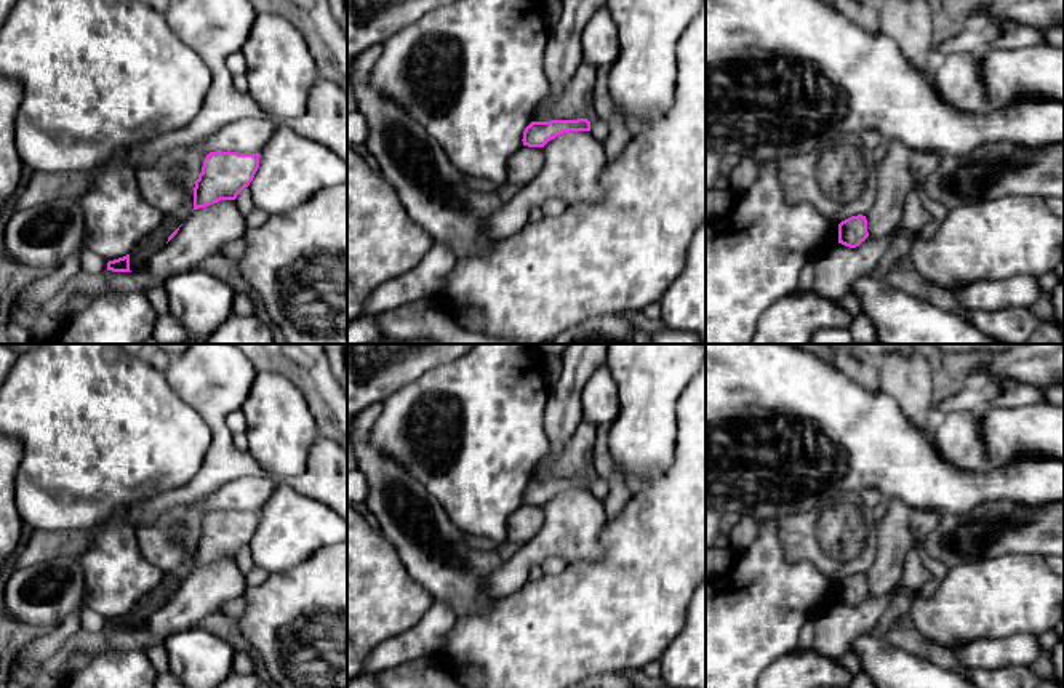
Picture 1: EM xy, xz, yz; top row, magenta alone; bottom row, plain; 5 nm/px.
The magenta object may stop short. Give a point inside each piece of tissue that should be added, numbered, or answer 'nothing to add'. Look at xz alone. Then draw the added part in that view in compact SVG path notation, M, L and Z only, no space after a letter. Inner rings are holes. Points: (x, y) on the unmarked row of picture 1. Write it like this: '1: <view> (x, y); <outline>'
nothing to add

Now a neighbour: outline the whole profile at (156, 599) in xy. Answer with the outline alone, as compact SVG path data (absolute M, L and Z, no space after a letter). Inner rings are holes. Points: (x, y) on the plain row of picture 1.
M189 547L186 560L176 570L163 573L162 582L133 606L130 629L144 630L147 618L166 603L168 595L189 576L192 568L194 547Z

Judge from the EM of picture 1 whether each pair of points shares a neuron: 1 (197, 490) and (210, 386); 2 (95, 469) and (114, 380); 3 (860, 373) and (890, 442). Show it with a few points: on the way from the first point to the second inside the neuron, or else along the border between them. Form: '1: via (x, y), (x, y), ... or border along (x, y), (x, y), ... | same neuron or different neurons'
1: via (220, 464), (220, 429), (215, 412) | same neuron
2: via (95, 447), (95, 439), (100, 432), (100, 402) | same neuron
3: border along (836, 368), (868, 389), (880, 391) | different neurons

